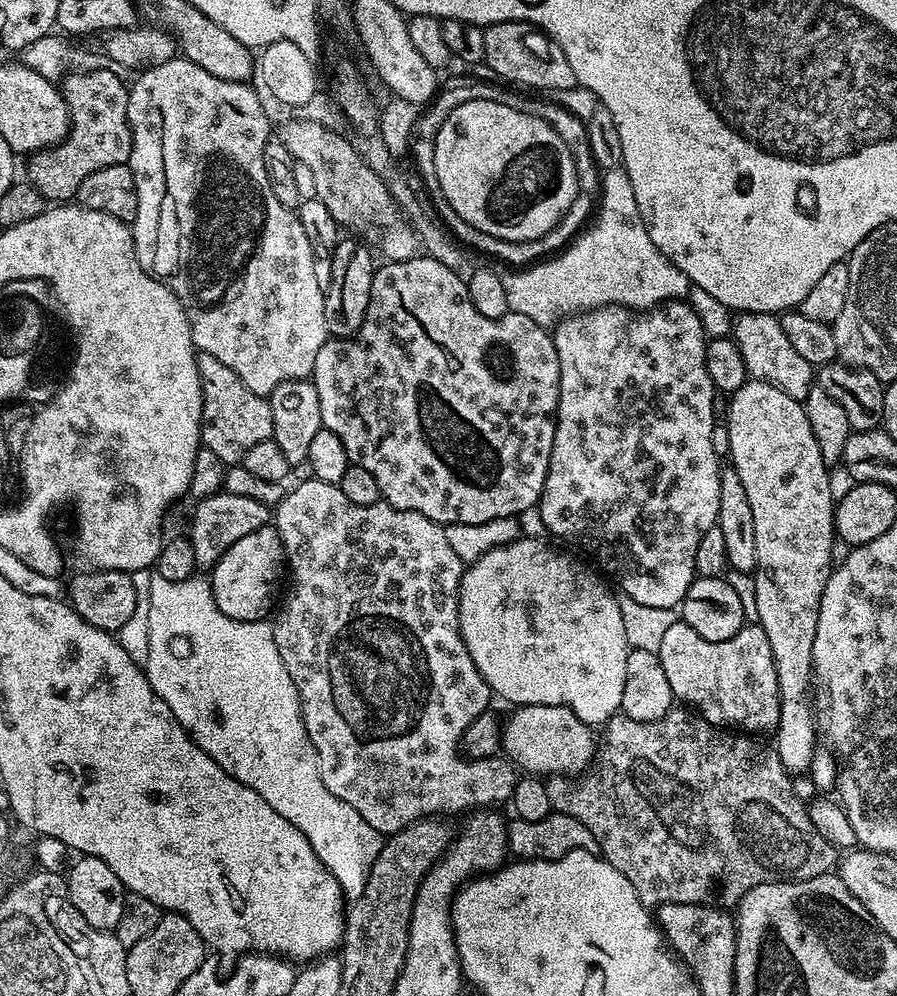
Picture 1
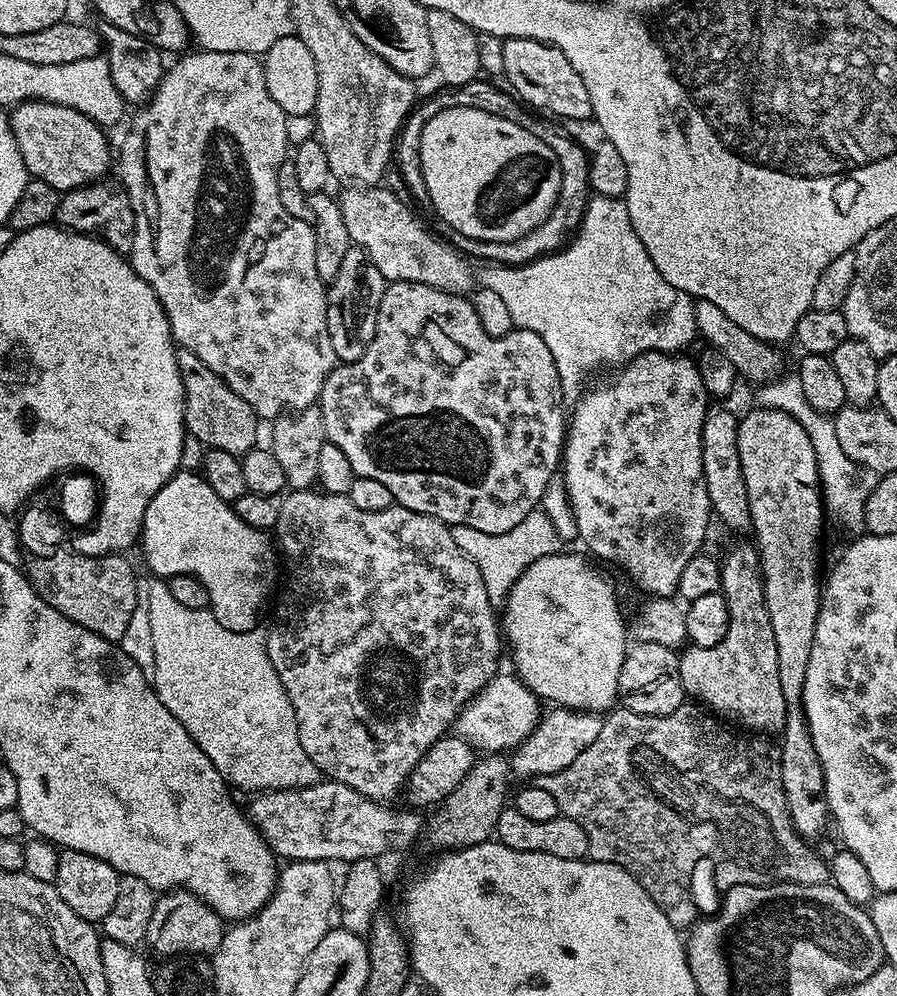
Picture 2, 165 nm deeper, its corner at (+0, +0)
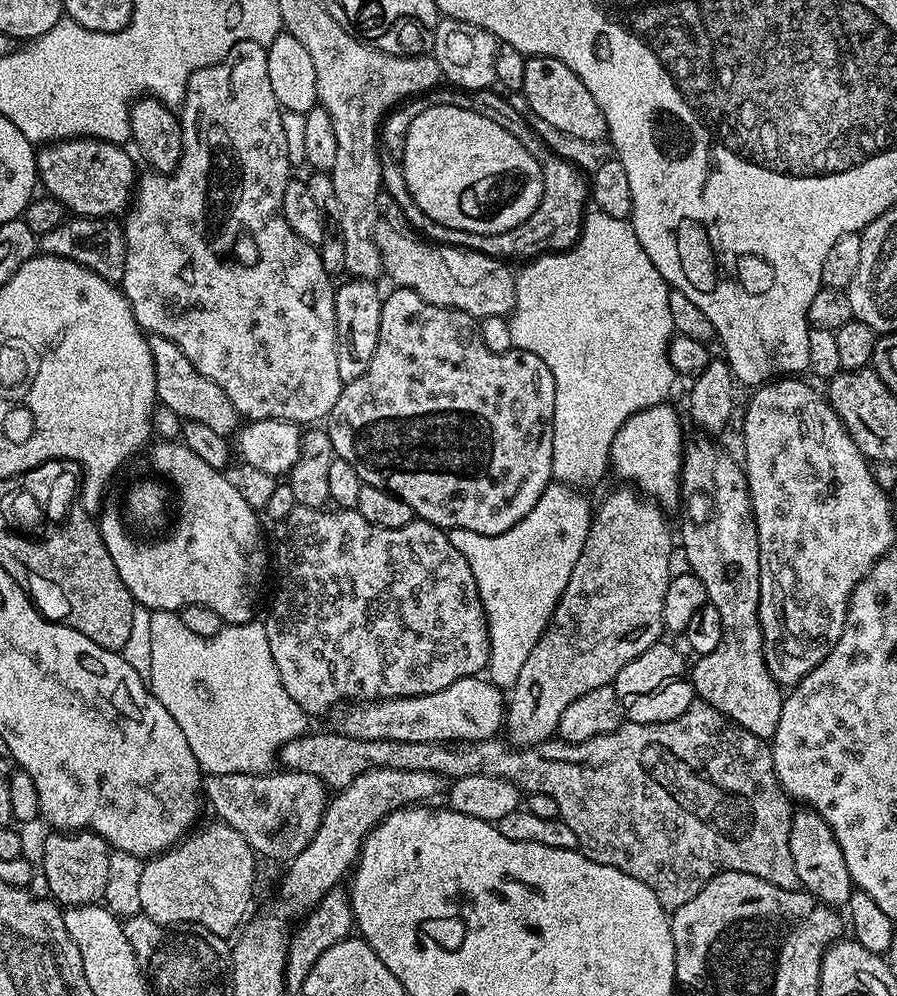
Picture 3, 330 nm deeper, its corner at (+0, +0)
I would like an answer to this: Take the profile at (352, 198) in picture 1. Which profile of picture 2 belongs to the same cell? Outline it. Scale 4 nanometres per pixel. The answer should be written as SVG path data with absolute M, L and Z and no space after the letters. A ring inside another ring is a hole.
M379 186L345 188L348 189L339 193L338 199L346 230L350 230L353 245L366 250L370 262L378 266L385 281L418 282L441 288L455 296L468 296L473 291L474 272L468 269L469 261L441 237L440 241L438 237L431 236L416 221L417 213L409 205Z

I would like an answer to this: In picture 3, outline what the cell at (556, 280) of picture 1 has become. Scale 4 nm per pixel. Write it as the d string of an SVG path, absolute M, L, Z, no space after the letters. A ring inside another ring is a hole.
M595 210L589 211L585 215L580 238L571 248L555 254L535 257L527 261L521 268L524 269L515 273L516 301L508 320L512 347L521 352L538 354L538 358L542 358L542 362L546 362L546 366L550 366L550 374L554 374L553 481L567 484L569 488L588 490L584 488L594 487L604 475L606 477L609 475L608 454L616 437L616 431L634 414L645 412L647 408L653 408L656 404L665 403L669 399L668 395L672 392L672 383L677 383L676 371L672 369L668 361L668 343L671 342L674 335L668 298L670 285L662 278L662 274L658 274L658 270L654 266L654 262L650 262L646 250L642 250L642 242L638 242L638 234L634 234L631 223L628 220L610 218L610 214L602 214Z

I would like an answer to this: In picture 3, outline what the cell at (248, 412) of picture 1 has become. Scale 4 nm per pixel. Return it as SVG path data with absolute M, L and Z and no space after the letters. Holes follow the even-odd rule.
M149 335L148 345L154 358L156 398L163 407L174 410L174 414L178 414L181 421L202 422L202 426L226 437L231 437L241 427L240 411L234 406L234 402L230 402L230 398L226 398L226 390L202 375L192 365L190 358L186 358L186 354L182 354L182 350L174 346L174 342L161 336Z

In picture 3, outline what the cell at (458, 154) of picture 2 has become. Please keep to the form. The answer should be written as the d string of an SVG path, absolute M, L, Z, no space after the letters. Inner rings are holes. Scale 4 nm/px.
M429 104L426 110L422 110L422 114L418 114L418 118L414 118L410 122L410 130L406 130L404 139L403 165L406 190L410 190L410 198L414 198L414 202L418 206L418 210L422 210L422 214L426 214L434 222L442 222L442 226L450 226L454 230L466 230L481 237L505 232L526 222L526 218L530 218L530 214L534 214L544 189L542 172L534 154L530 154L530 150L526 150L526 146L522 146L522 142L518 142L518 138L514 138L514 134L510 134L510 130L502 130L502 126L498 126L498 122L490 122L490 118L482 118L482 114L474 114L470 110L462 110L458 106L449 104Z

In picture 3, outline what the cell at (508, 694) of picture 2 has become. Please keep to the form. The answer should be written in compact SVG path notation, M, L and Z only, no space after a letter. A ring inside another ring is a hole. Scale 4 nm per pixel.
M467 676L446 690L425 696L395 696L392 700L352 702L335 713L335 731L359 740L438 742L449 740L490 740L506 720L506 696L491 680Z

